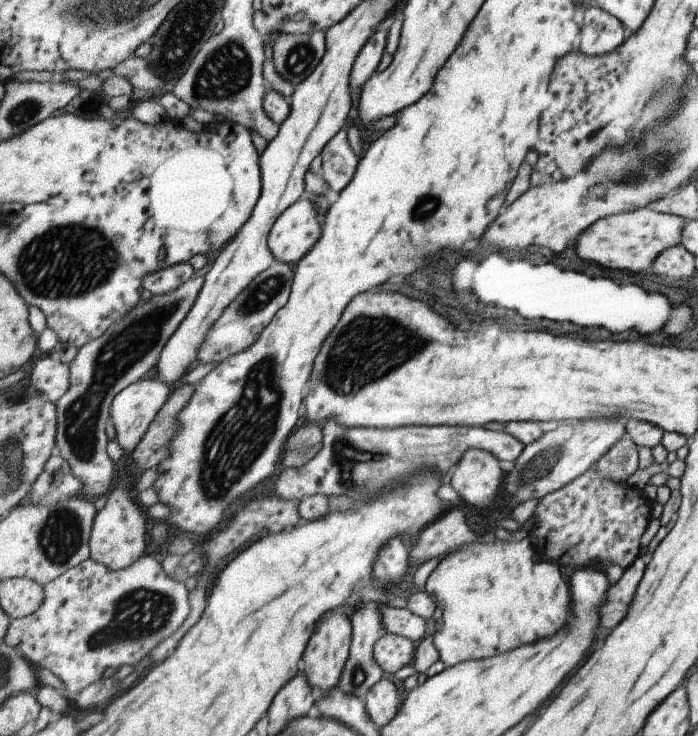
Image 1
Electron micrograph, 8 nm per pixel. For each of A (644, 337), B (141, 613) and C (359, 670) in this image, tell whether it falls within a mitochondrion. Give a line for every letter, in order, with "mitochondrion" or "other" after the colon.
A: other
B: mitochondrion
C: mitochondrion

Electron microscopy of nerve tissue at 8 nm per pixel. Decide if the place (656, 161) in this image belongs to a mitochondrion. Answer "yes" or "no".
yes

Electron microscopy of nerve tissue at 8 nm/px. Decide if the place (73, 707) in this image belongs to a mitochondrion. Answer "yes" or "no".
no

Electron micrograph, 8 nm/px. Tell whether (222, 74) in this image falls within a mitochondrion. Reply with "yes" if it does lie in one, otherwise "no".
yes

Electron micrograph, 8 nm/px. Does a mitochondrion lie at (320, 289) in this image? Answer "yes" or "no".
no

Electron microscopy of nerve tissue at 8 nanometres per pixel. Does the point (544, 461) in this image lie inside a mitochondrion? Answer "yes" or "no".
yes

